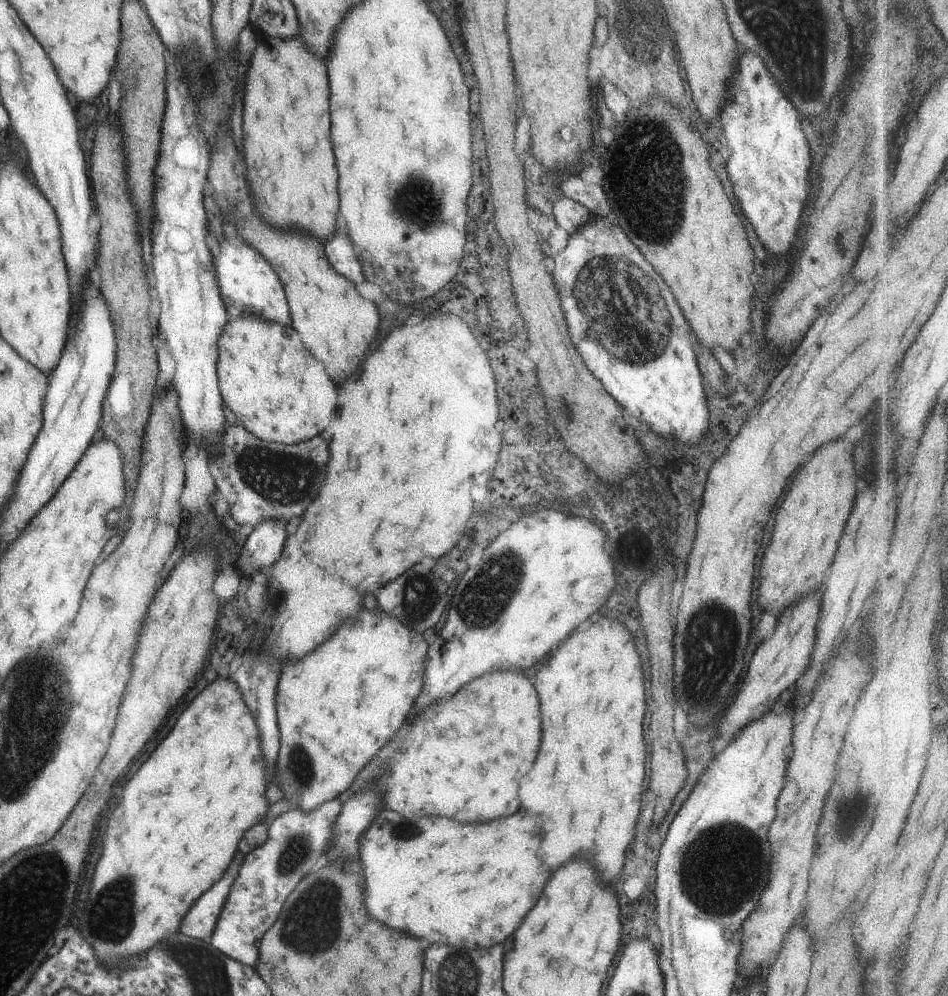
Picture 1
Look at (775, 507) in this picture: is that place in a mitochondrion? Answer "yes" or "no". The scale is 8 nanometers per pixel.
no

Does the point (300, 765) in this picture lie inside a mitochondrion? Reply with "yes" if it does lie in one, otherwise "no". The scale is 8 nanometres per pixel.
yes

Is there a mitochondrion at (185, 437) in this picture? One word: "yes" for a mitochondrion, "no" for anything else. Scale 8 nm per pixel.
no

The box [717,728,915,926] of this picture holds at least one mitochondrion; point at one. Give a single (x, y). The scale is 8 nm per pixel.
(849, 810)

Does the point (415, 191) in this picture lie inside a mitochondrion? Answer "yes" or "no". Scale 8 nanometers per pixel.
yes

